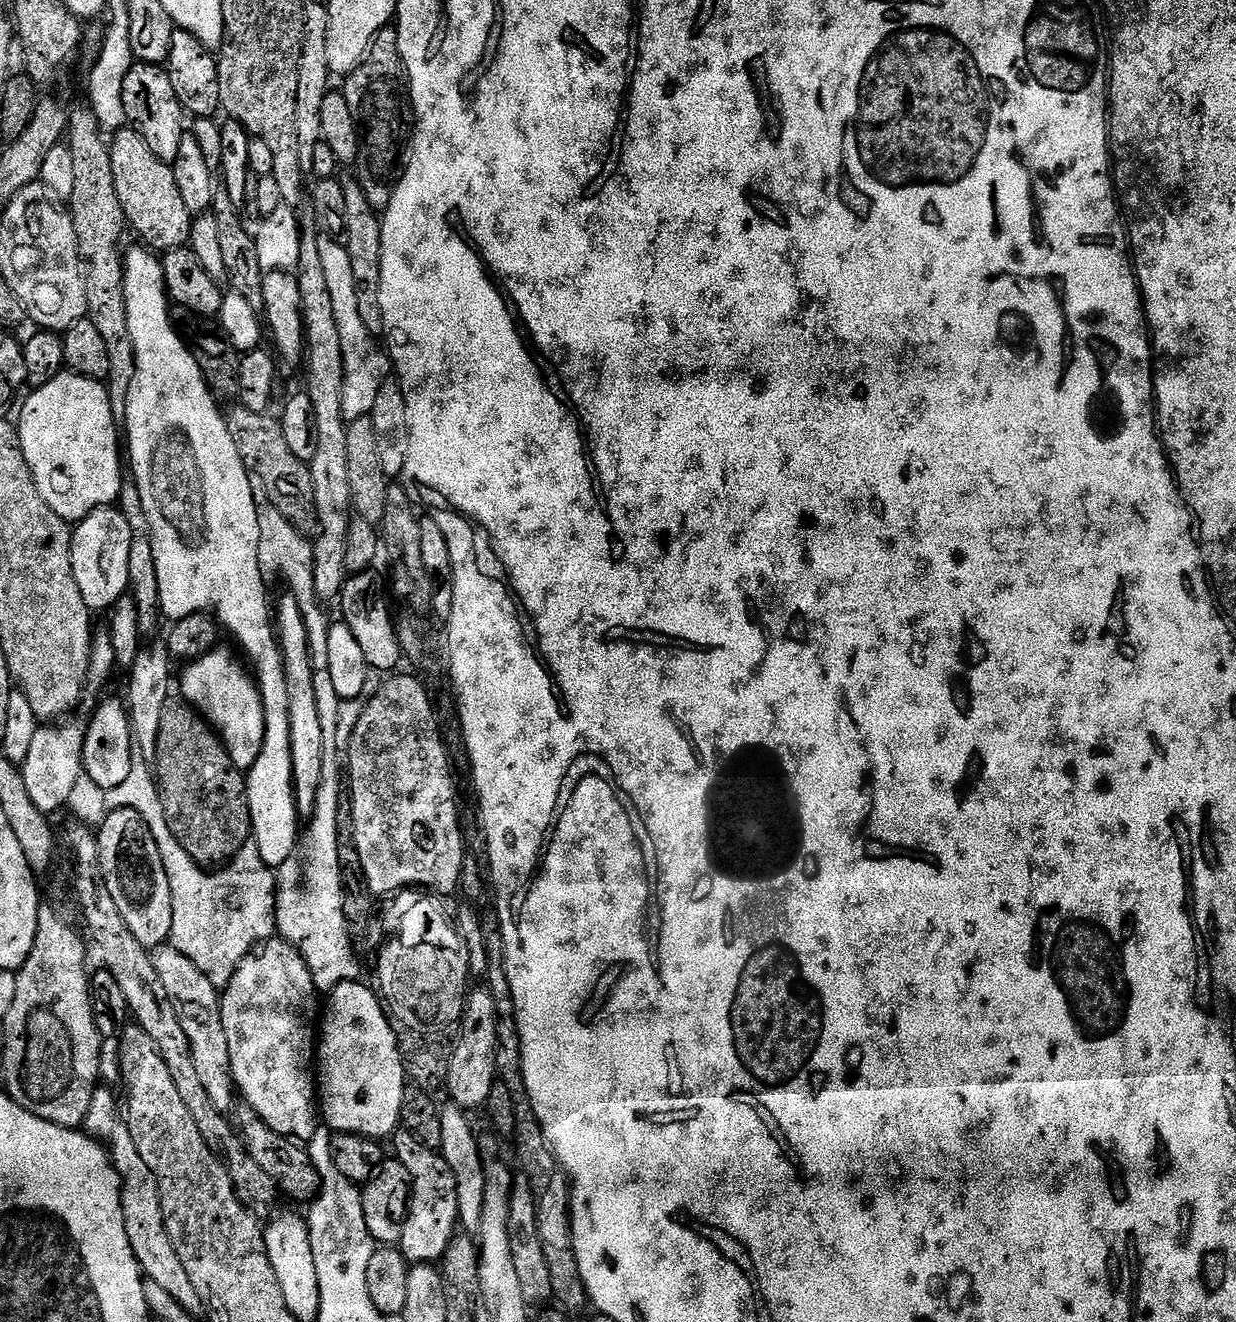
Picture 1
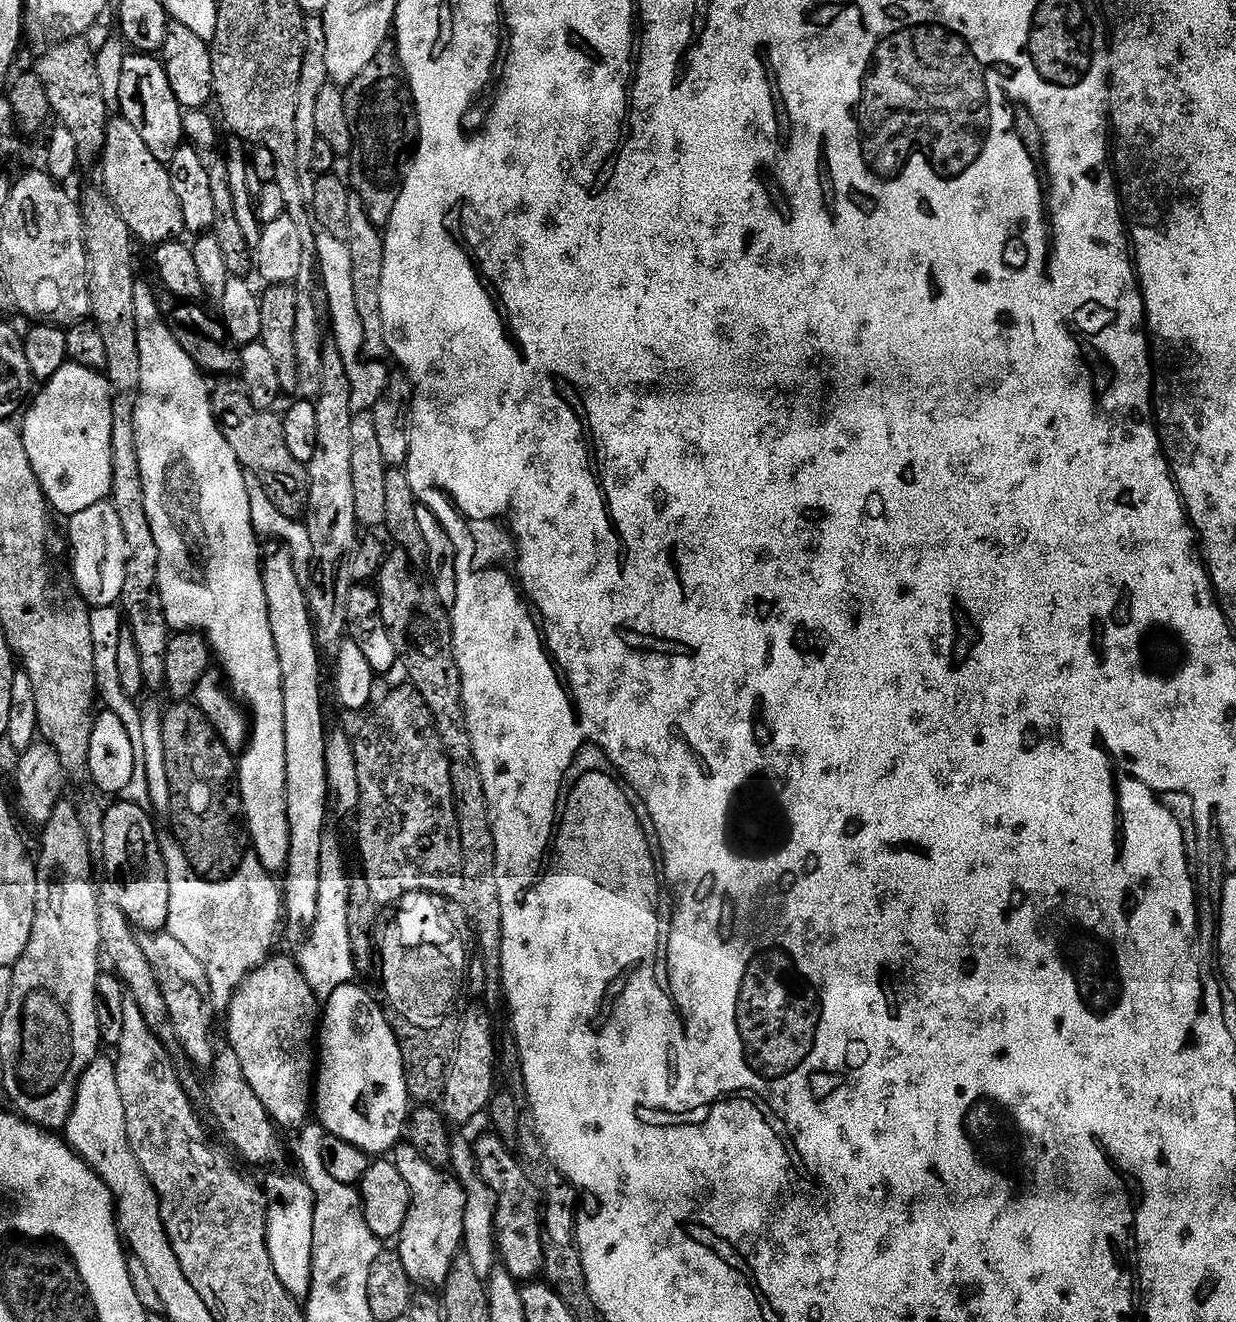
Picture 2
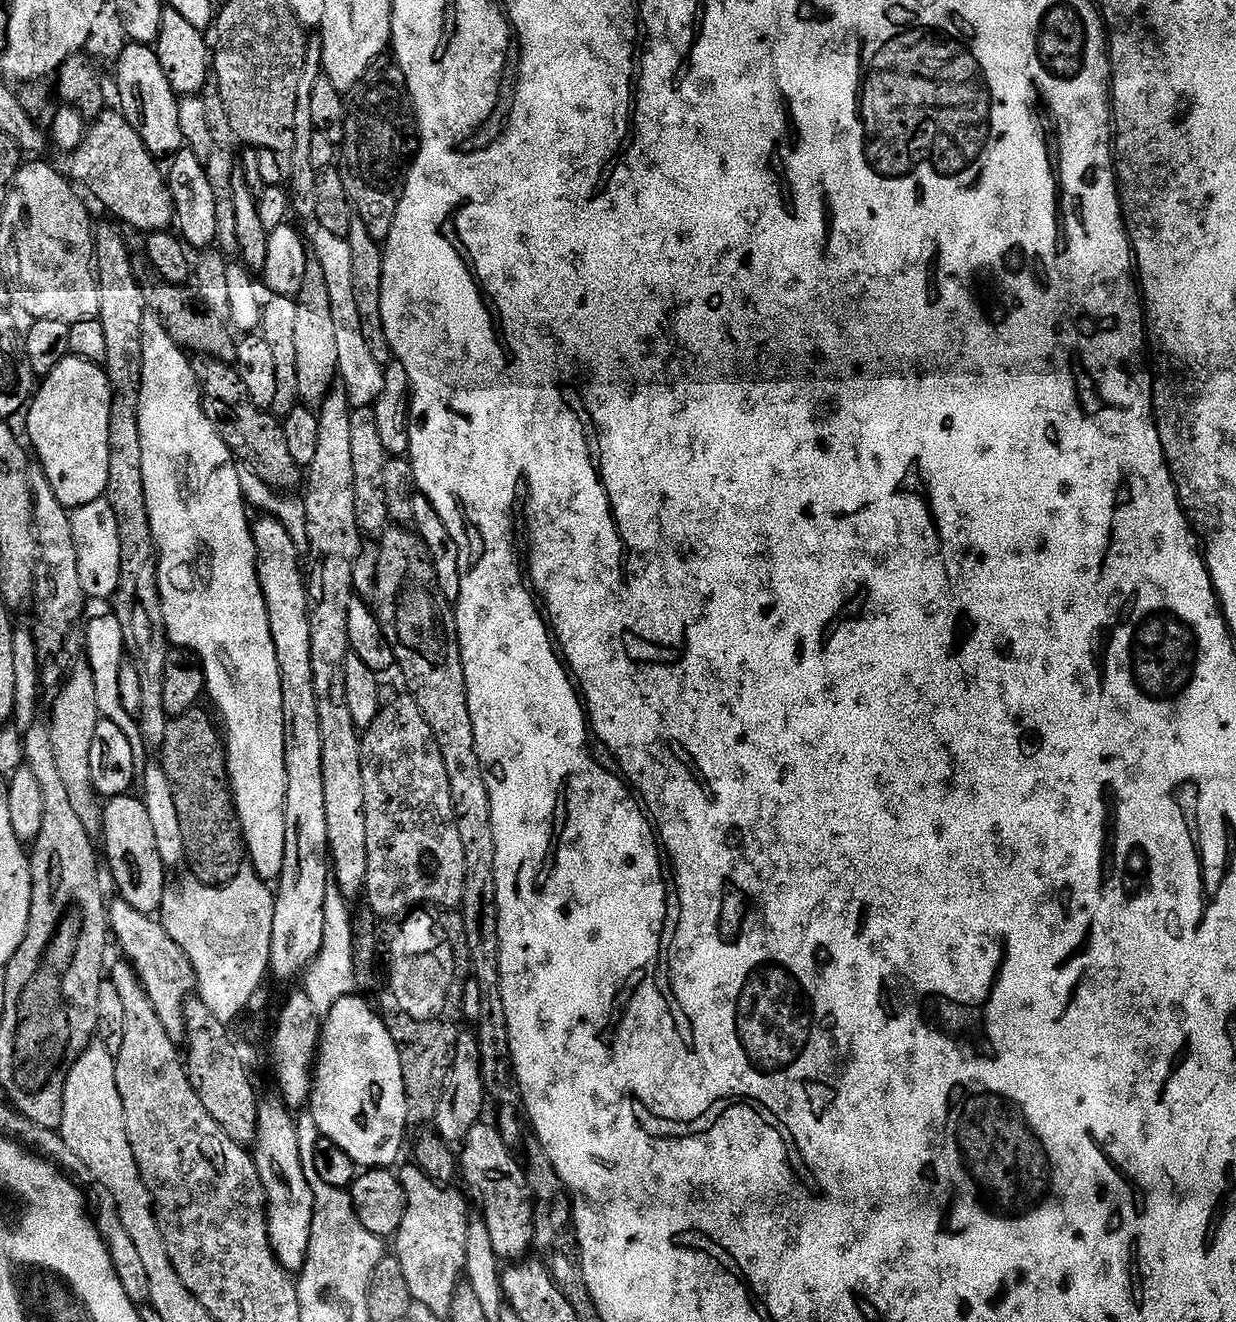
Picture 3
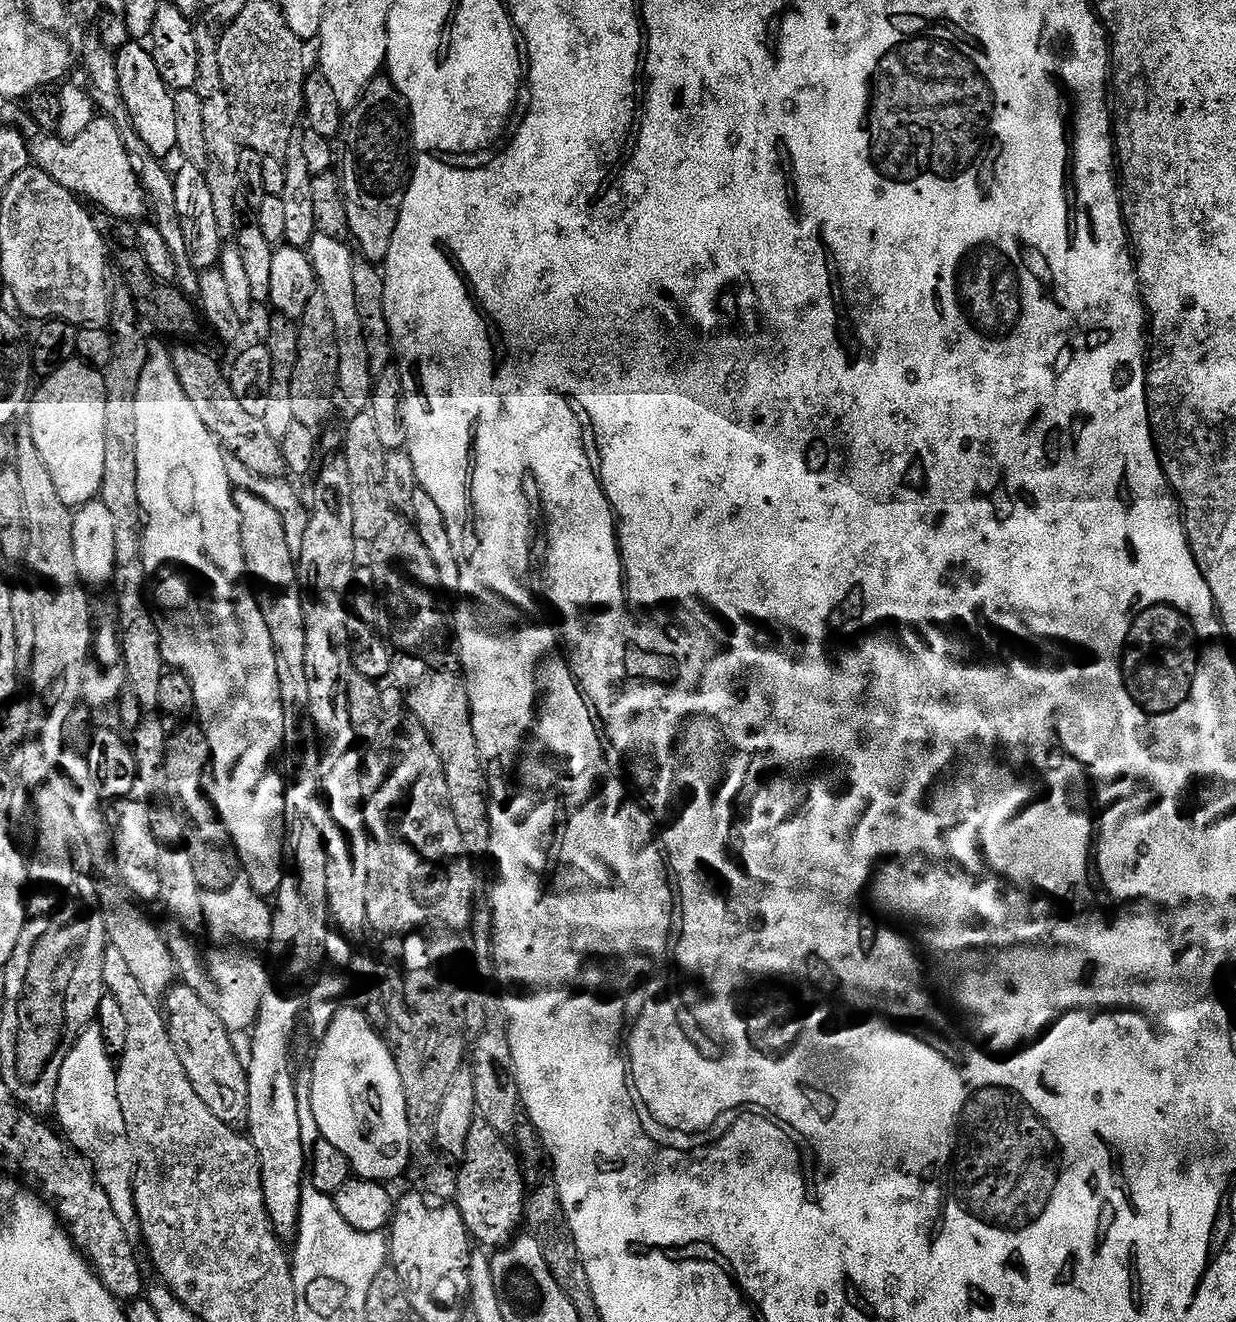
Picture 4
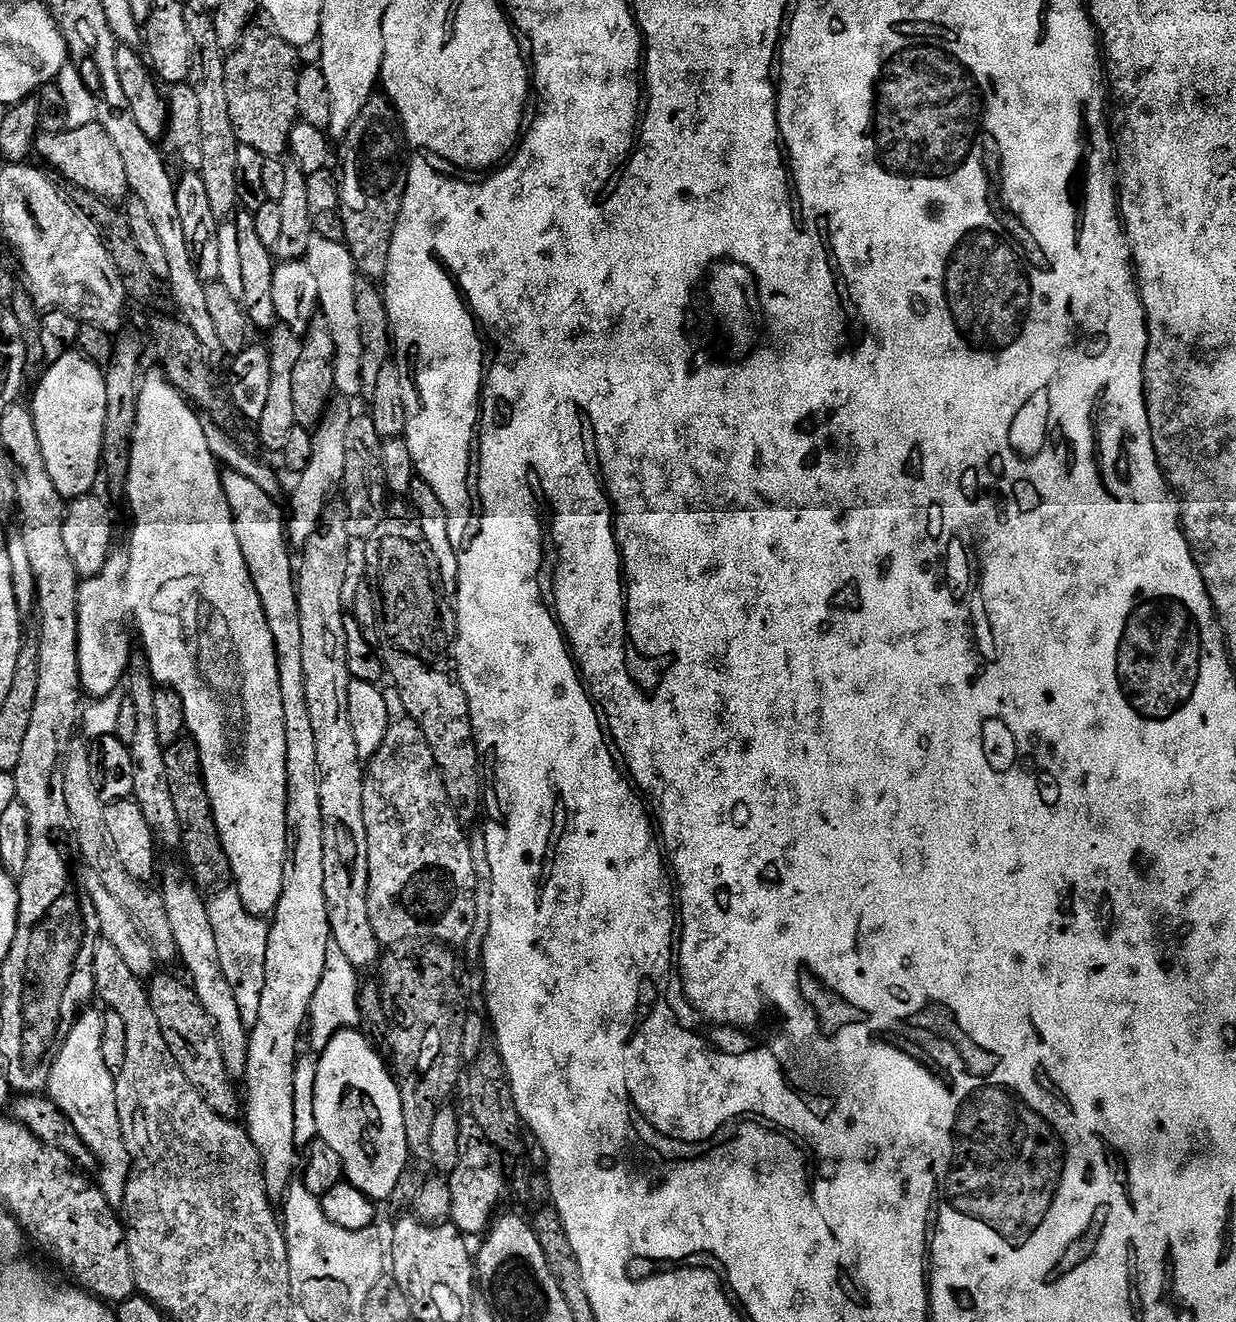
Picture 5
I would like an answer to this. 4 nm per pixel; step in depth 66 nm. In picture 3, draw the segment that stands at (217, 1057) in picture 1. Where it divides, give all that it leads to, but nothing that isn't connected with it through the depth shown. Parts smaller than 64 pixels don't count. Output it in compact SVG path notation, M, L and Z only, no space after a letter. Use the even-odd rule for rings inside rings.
M113 900L108 904L108 926L115 943L117 940L124 951L123 959L138 974L140 984L146 990L154 1006L154 1014L158 1014L158 1022L162 1022L166 1034L177 1042L187 1041L189 1031L184 1021L184 1003L197 991L191 960L170 938L155 915L134 910L125 900Z

